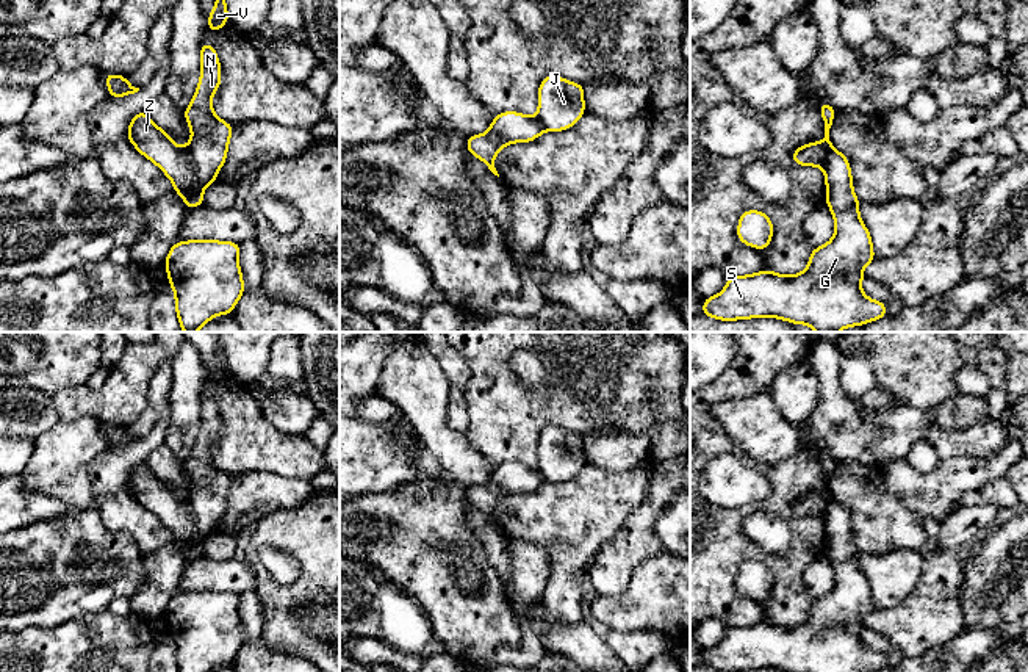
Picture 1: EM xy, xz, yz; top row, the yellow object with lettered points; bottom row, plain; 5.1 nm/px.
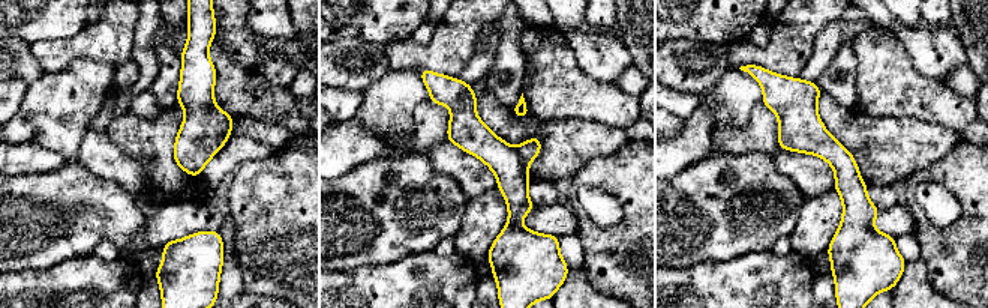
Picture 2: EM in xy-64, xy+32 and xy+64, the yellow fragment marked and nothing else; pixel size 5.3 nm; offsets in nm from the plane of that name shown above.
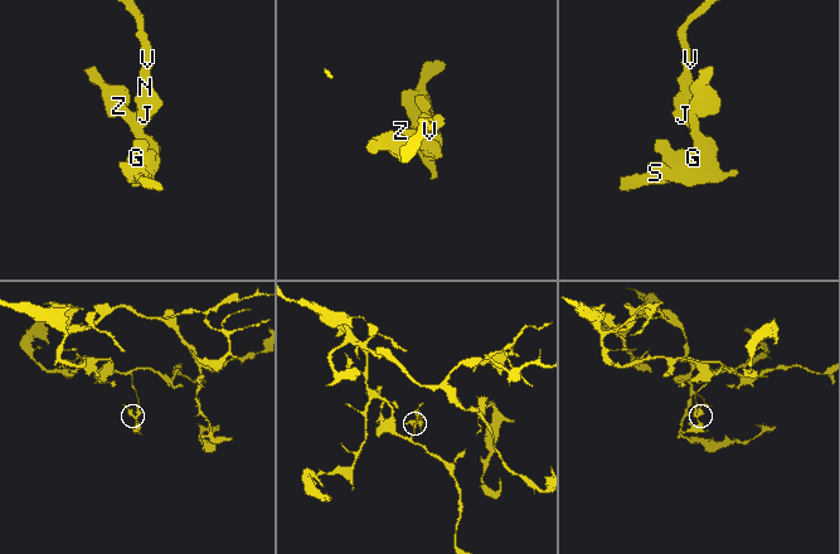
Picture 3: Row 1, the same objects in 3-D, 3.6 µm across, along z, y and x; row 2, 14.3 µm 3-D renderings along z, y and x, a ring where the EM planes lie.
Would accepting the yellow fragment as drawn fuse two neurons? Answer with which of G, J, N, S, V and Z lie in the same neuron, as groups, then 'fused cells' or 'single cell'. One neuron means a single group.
groups G S Z / J N V; fused cells

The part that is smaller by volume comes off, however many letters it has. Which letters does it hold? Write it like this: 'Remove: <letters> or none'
Remove: G, S, Z

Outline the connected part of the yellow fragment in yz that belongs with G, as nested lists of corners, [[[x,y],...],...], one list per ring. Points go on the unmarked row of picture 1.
[[[832,500],[825,515],[826,556],[832,562],[836,584],[821,598],[812,598],[807,619],[793,627],[782,627],[770,620],[751,627],[728,627],[726,639],[703,652],[701,666],[734,672],[746,669],[781,669],[784,672],[875,672],[887,666],[887,656],[867,649],[861,634],[862,620],[876,611],[872,586],[859,567],[859,550],[853,544],[848,509]]]

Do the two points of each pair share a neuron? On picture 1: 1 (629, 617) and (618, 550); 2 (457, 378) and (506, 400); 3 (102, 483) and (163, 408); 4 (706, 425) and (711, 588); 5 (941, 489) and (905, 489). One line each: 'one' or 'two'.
1: two
2: two
3: one
4: one
5: one

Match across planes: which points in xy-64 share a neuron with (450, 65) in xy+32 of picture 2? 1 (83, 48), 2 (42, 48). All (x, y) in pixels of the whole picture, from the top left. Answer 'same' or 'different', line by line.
1: same
2: same

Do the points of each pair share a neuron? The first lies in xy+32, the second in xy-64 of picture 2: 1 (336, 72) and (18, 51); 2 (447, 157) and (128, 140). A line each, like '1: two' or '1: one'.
1: one
2: two

